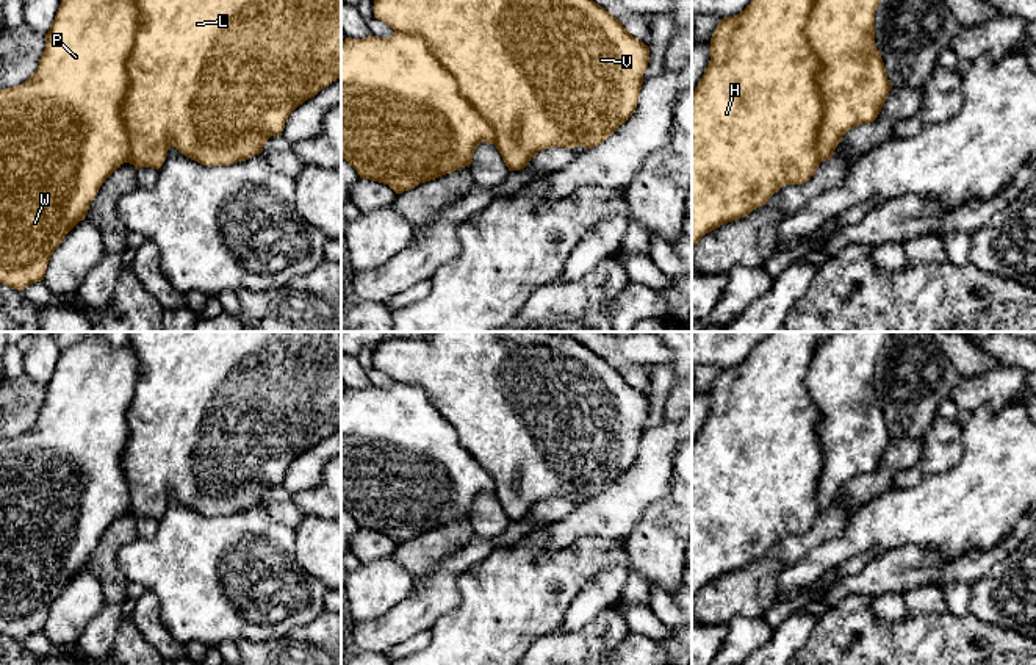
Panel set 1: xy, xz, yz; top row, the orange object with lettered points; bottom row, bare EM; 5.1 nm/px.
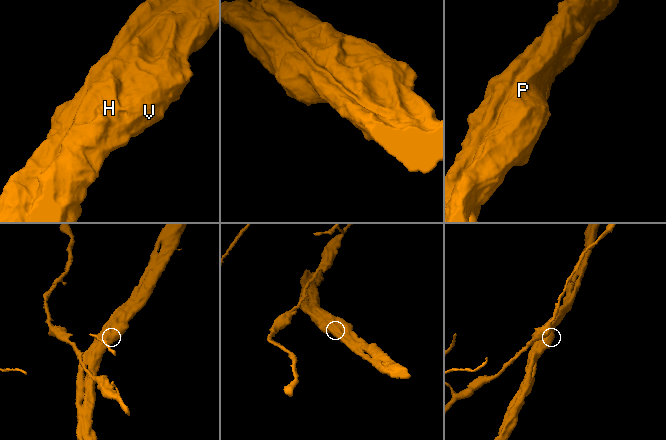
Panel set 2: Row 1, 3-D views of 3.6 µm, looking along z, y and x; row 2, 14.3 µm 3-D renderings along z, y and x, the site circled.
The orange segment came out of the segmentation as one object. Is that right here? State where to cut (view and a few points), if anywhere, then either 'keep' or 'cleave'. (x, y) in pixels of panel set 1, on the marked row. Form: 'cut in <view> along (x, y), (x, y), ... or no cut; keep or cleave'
no cut; keep

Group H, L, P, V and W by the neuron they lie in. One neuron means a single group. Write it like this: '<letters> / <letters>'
H L P V W

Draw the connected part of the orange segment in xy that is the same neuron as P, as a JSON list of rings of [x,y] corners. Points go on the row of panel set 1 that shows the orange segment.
[[[61,0],[34,74],[23,84],[0,89],[0,283],[23,291],[44,280],[50,257],[121,164],[158,171],[171,146],[208,167],[246,161],[261,153],[271,136],[282,135],[299,105],[340,77],[341,0]]]

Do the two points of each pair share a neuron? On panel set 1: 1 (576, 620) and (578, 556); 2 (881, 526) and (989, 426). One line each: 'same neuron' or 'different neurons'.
1: different neurons
2: same neuron

